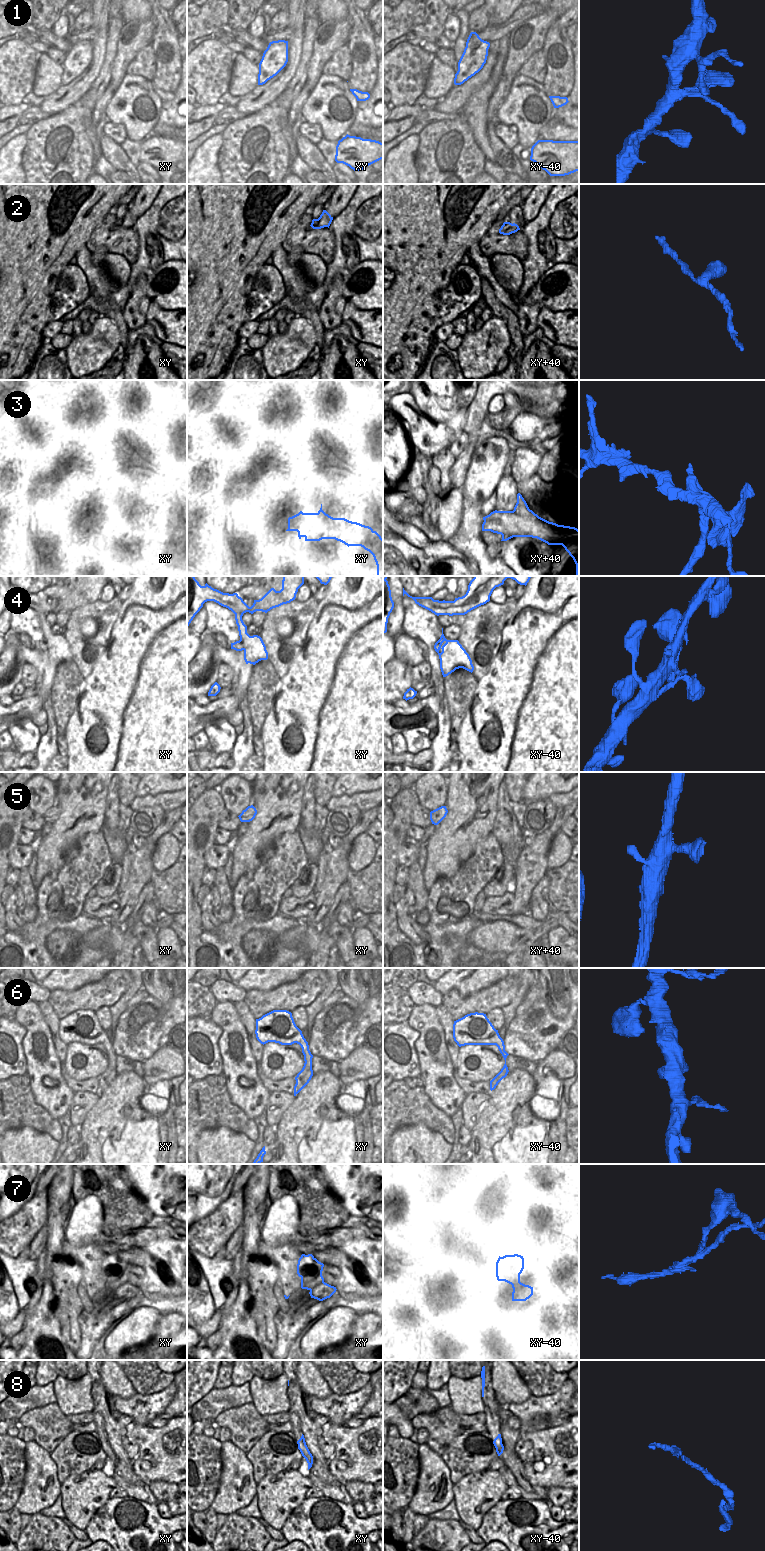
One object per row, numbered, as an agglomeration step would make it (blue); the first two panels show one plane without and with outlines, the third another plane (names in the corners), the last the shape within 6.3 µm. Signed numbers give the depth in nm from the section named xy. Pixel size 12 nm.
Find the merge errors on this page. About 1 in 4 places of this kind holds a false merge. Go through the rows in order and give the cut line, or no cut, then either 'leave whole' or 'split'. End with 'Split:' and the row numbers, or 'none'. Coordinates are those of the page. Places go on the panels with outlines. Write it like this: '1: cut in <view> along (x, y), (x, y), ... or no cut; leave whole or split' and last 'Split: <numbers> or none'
1: no cut; leave whole
2: no cut; leave whole
3: cut in xy+40 along (512, 511), (520, 520), (536, 521), (542, 518); split
4: no cut; leave whole
5: no cut; leave whole
6: no cut; leave whole
7: cut in xy along (324, 1282), (310, 1290); split
8: no cut; leave whole
Split: 3, 7

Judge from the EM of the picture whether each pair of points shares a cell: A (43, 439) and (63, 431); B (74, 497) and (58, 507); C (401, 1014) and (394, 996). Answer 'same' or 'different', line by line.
A: same
B: different
C: same

